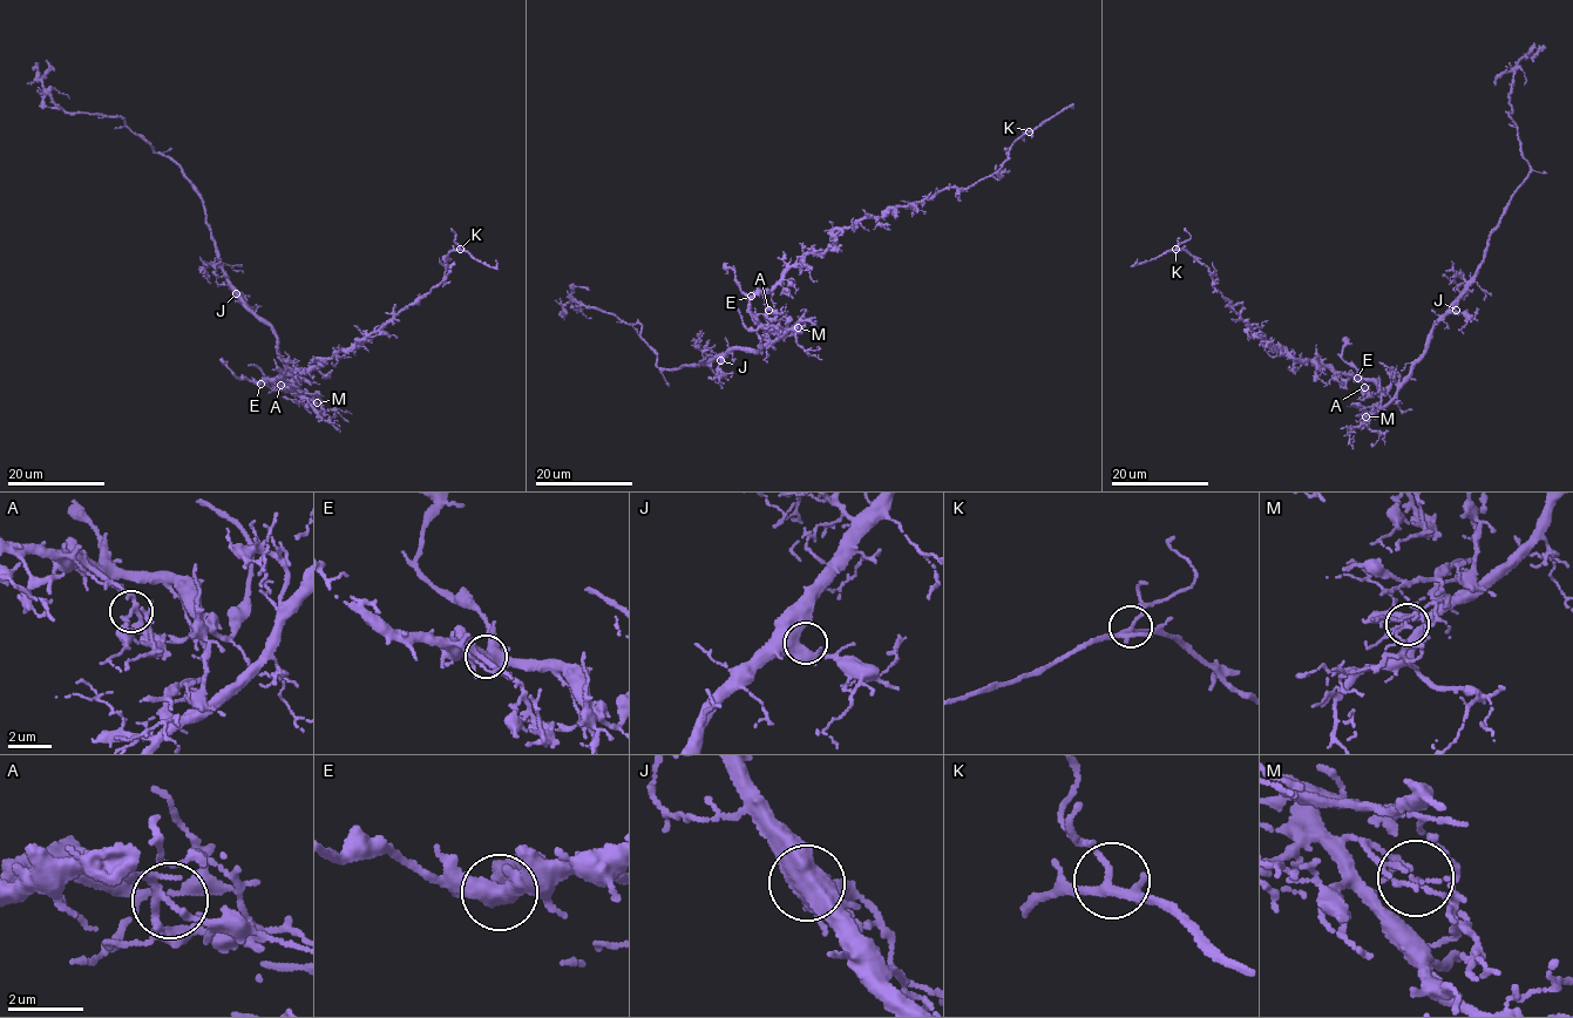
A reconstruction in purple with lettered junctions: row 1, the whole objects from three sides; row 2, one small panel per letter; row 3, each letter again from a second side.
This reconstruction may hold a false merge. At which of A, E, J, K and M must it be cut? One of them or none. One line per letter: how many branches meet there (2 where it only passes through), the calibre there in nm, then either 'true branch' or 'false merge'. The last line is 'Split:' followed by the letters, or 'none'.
A: 4 | 190 nm | true branch
E: 3 | 440 nm | true branch
J: 2 | 600 nm | true branch
K: 4 | 220 nm | true branch
M: 1 | 130 nm | false merge
Split: M

